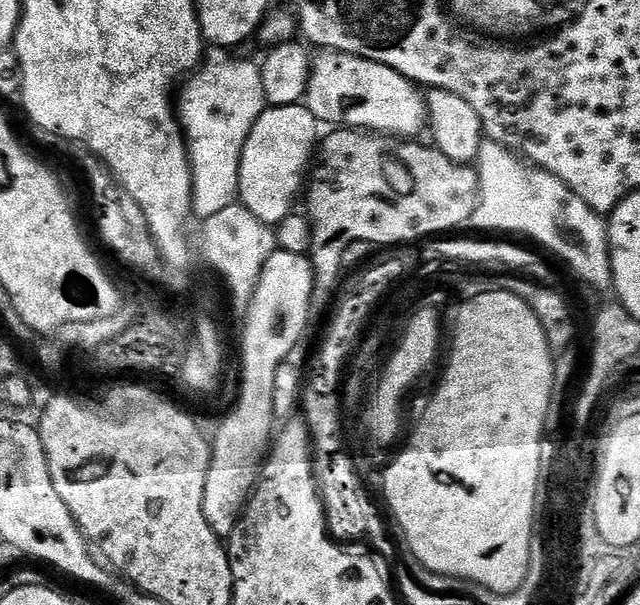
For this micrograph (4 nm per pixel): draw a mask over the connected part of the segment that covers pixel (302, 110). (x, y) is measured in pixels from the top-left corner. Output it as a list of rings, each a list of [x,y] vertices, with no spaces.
[[[303,103],[291,104],[290,106],[278,106],[277,108],[268,106],[264,112],[256,120],[254,130],[250,130],[250,138],[246,138],[246,146],[242,150],[242,158],[240,159],[240,194],[239,203],[243,204],[246,210],[250,210],[250,214],[254,214],[254,218],[258,218],[262,223],[269,226],[279,226],[286,217],[293,215],[294,208],[292,203],[296,200],[296,195],[301,195],[302,189],[306,184],[306,177],[310,172],[310,165],[314,160],[314,149],[318,144],[318,136],[316,140],[316,128],[318,129],[318,121],[314,113],[310,111]]]

